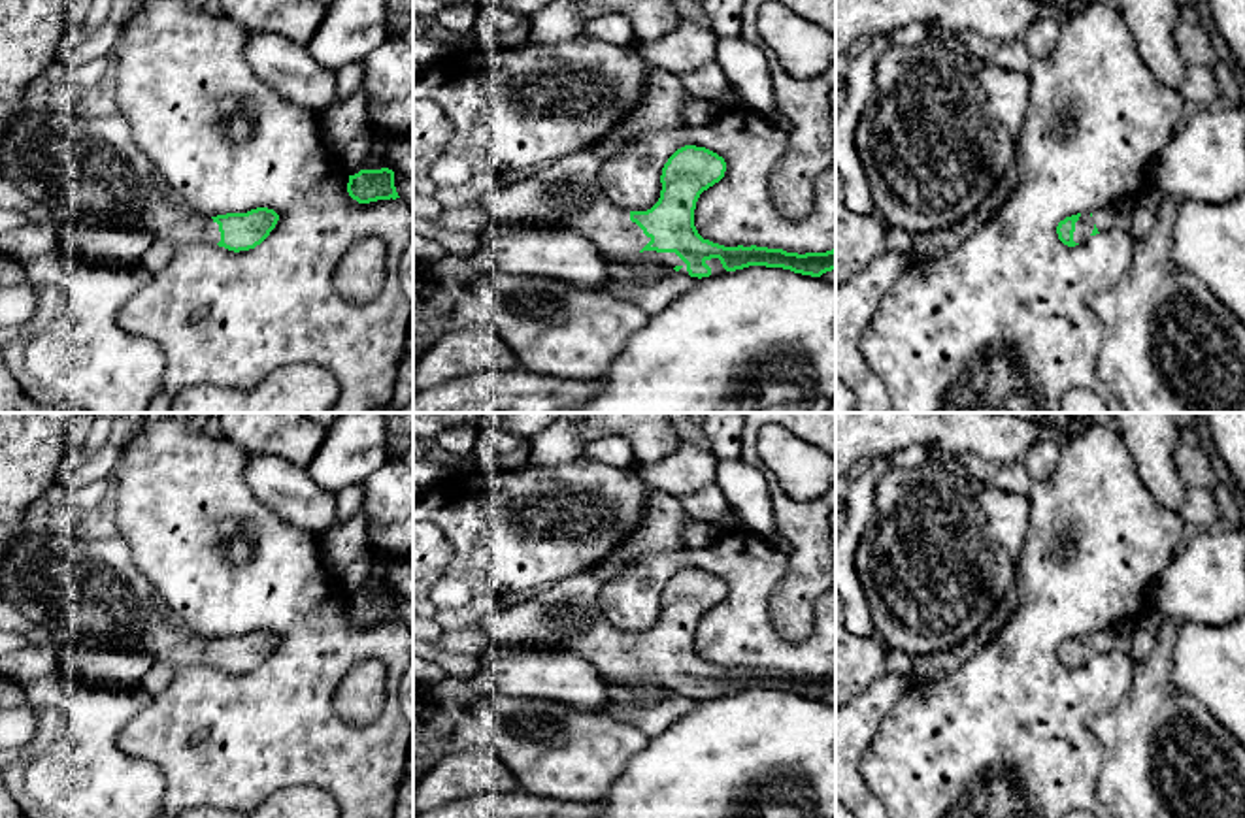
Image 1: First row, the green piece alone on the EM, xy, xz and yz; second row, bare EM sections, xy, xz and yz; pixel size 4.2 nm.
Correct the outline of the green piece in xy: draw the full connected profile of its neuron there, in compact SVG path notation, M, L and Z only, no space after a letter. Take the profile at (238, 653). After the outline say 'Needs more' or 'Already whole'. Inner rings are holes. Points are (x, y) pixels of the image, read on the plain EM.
M72 526L19 535L0 562L0 597L26 620L47 630L64 648L149 652L174 669L215 665L240 675L260 667L279 637L268 630L204 639L187 628L132 560L121 537L81 539Z. Needs more

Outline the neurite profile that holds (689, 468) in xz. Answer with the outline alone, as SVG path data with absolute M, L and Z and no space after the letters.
M683 443L662 462L643 466L638 473L653 490L673 496L715 486L719 458L711 450Z

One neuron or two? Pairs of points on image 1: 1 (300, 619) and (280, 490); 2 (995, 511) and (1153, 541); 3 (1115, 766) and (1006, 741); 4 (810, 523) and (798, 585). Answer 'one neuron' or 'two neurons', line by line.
1: two neurons
2: two neurons
3: two neurons
4: one neuron

